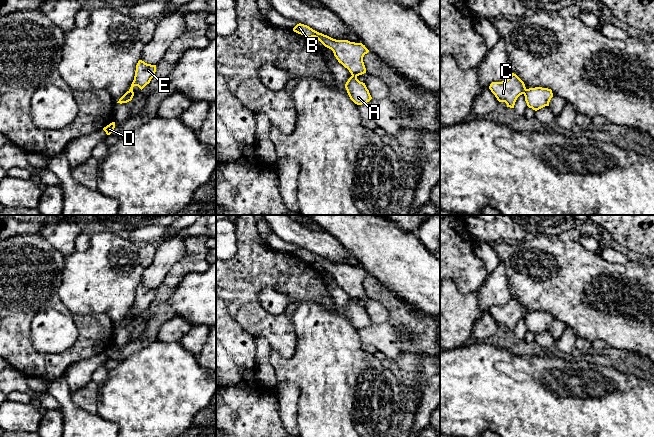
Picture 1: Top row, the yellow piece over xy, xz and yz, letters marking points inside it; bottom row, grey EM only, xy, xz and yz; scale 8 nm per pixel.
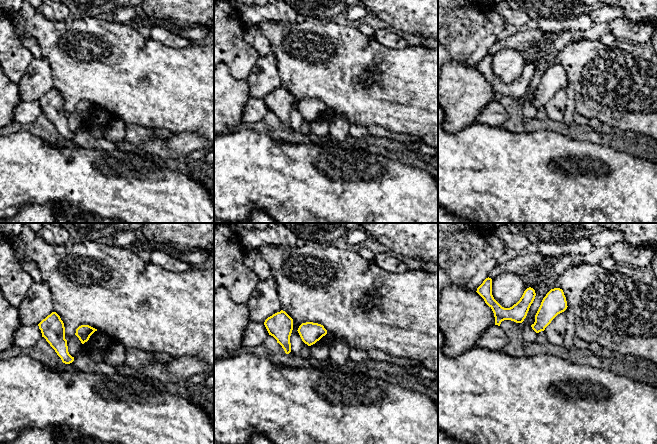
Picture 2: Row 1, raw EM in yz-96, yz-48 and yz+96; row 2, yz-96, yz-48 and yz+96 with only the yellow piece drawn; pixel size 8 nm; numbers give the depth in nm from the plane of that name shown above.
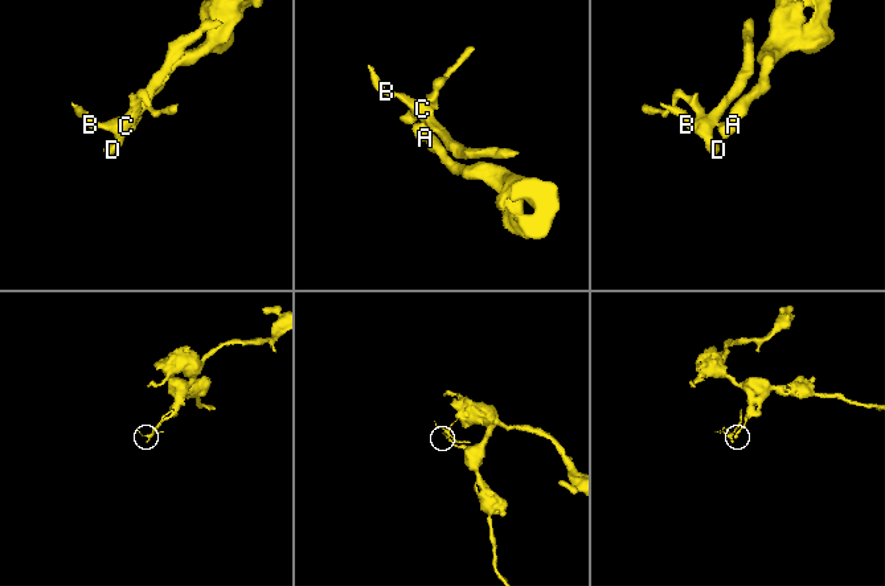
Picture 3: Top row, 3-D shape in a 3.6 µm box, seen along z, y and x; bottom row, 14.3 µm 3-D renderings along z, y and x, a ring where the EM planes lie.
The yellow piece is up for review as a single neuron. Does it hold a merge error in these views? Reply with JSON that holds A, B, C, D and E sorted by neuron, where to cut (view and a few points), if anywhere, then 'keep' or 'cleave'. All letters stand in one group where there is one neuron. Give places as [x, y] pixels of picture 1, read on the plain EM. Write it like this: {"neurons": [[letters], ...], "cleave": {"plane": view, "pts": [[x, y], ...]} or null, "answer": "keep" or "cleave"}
{"neurons": [["A"], ["B", "C", "D", "E"]], "cleave": {"plane": "xz", "pts": [[352, 299], [356, 300]]}, "answer": "cleave"}

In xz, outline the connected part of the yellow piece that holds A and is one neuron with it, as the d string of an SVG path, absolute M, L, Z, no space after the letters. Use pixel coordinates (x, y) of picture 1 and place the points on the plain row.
M351 300L345 308L350 323L357 329L369 326L372 321L365 307L360 306L357 300Z

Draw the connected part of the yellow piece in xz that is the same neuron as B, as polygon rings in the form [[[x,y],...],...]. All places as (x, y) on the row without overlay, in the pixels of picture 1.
[[[301,247],[297,248],[293,255],[310,263],[317,262],[325,271],[333,275],[338,286],[347,292],[352,300],[366,297],[363,281],[369,274],[362,267],[336,264]]]

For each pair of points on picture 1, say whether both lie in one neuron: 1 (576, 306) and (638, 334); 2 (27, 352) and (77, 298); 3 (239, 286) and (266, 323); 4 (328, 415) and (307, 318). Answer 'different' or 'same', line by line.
1: same
2: different
3: same
4: same

